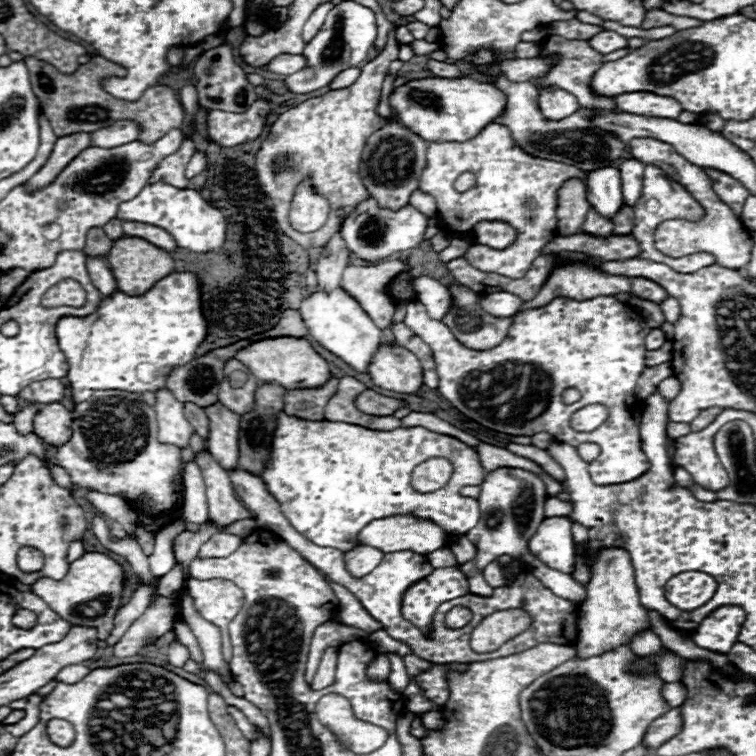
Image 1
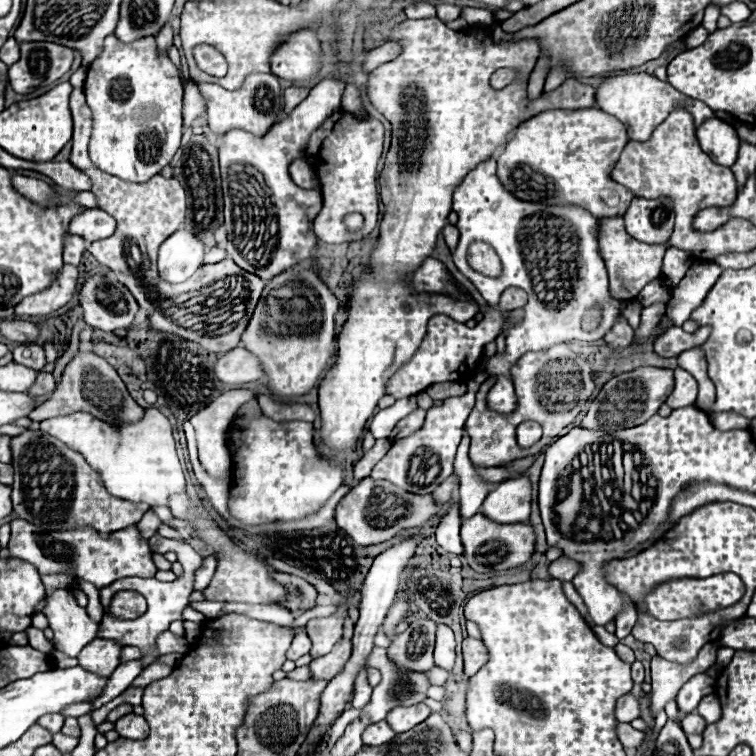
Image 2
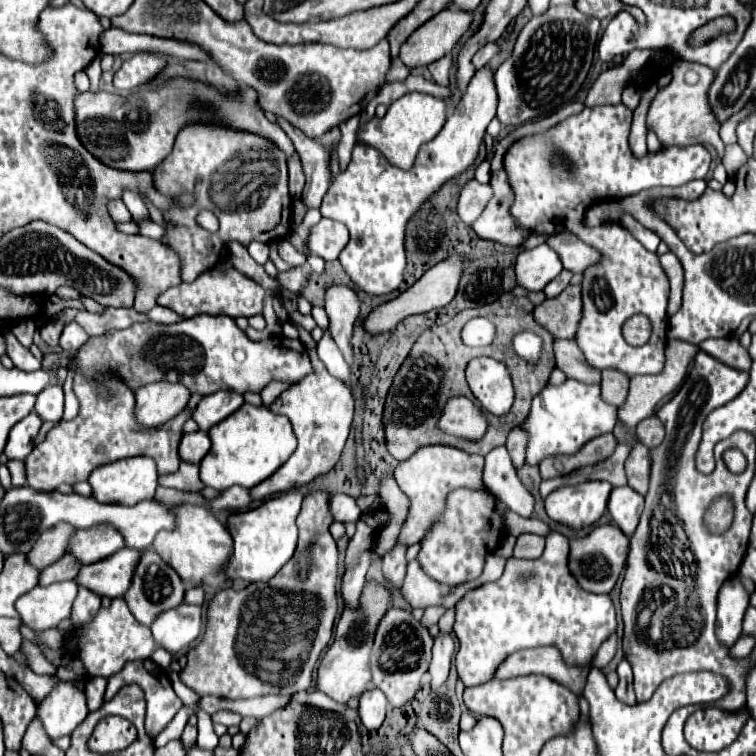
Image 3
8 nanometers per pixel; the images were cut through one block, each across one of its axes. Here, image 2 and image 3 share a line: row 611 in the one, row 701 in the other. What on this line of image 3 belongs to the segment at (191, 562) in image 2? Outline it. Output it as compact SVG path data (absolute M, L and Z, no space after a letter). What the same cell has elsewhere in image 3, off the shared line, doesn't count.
M136 660L136 662L130 662L124 670L120 670L118 674L114 674L112 678L108 678L108 686L106 686L106 694L104 694L104 700L112 700L112 696L126 684L140 684L144 694L146 694L146 732L150 734L150 738L154 738L172 718L174 714L182 708L182 700L176 696L176 692L172 690L172 684L170 684L170 678L168 674L152 660Z

